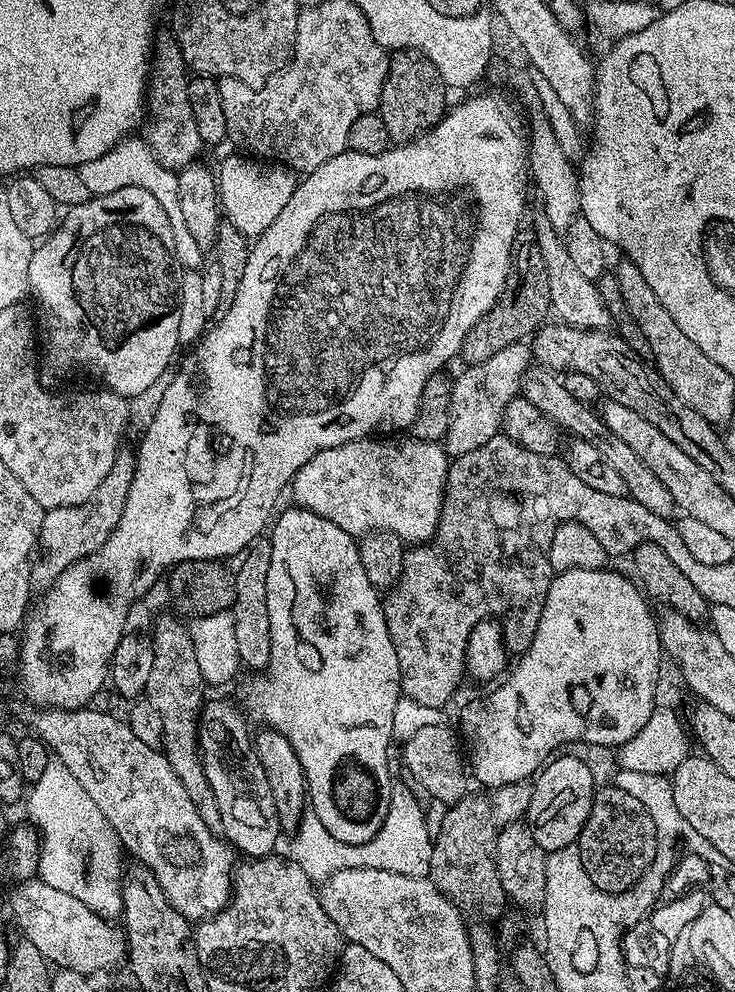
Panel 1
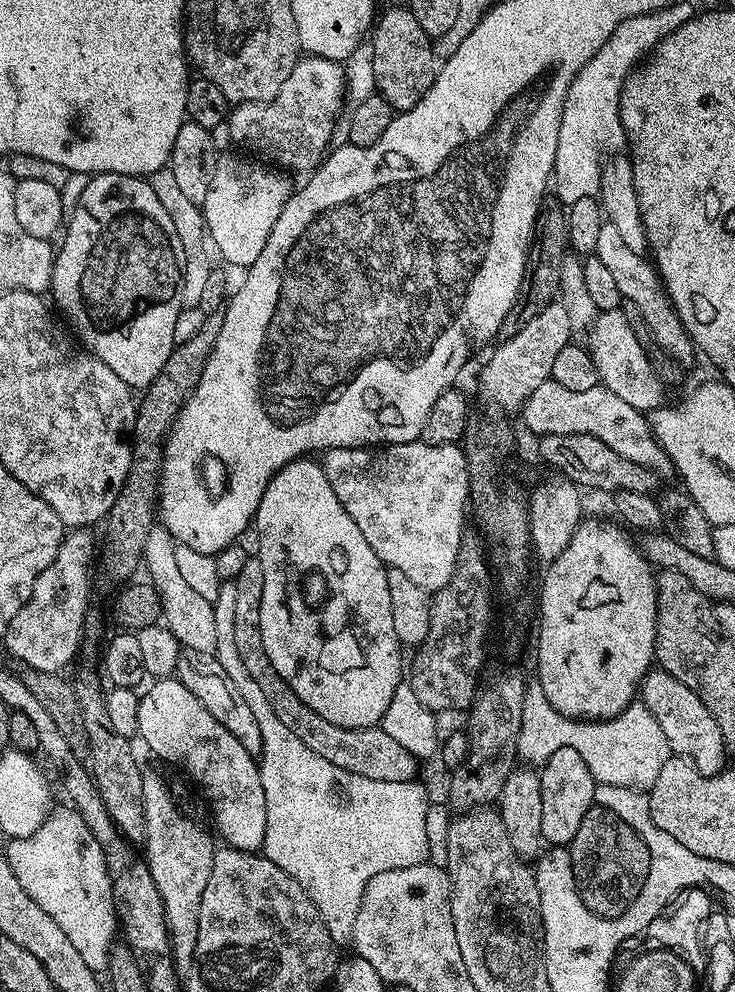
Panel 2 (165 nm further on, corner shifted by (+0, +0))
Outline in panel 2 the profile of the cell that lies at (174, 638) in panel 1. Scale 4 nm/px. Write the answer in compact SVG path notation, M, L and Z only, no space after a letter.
M150 770L144 772L142 802L146 818L142 841L143 859L162 898L165 926L168 928L169 946L175 967L187 970L192 966L194 946L198 946L198 914L202 914L202 890L206 890L217 845L212 844L202 825L195 824L190 817L184 816L183 810L176 805L167 782L158 773Z

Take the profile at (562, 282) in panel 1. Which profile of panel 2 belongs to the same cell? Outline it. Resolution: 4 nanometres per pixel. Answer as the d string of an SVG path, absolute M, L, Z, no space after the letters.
M620 308L597 315L596 321L586 333L586 347L594 358L594 366L598 366L600 384L614 390L622 402L645 414L655 413L656 409L665 407L666 387L654 374L647 357L648 351L636 339L634 330L627 324L626 314Z

